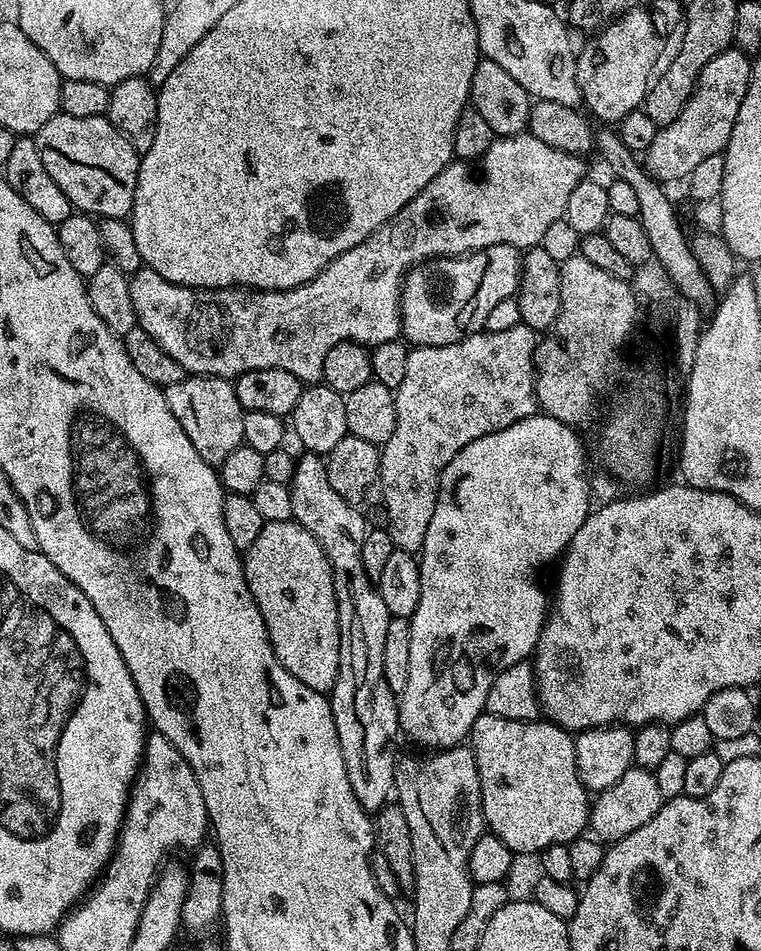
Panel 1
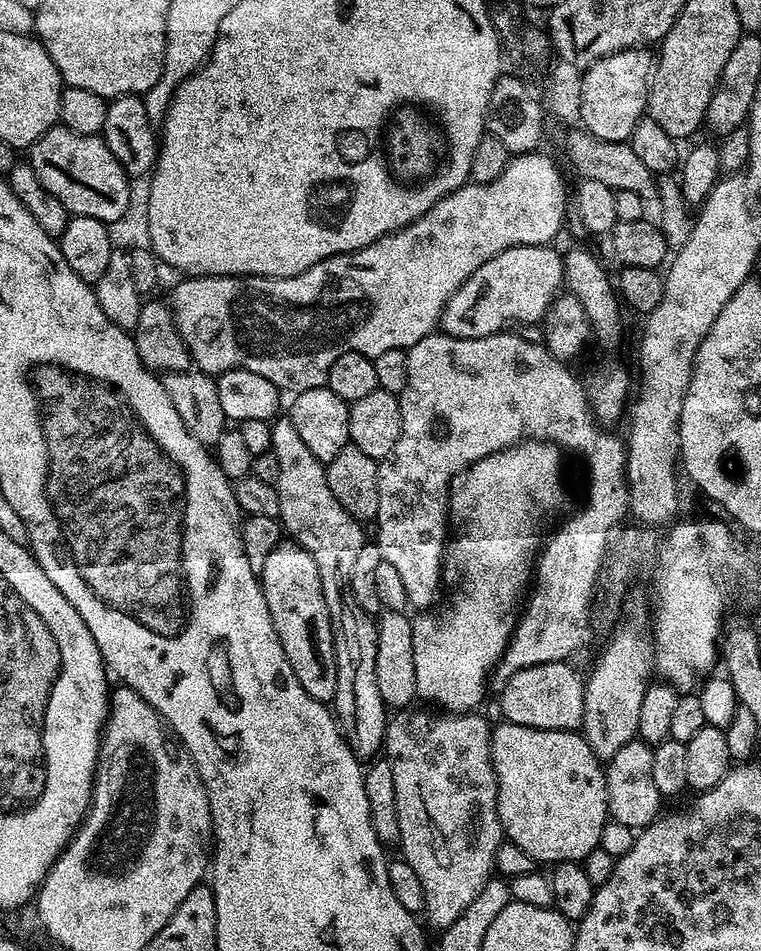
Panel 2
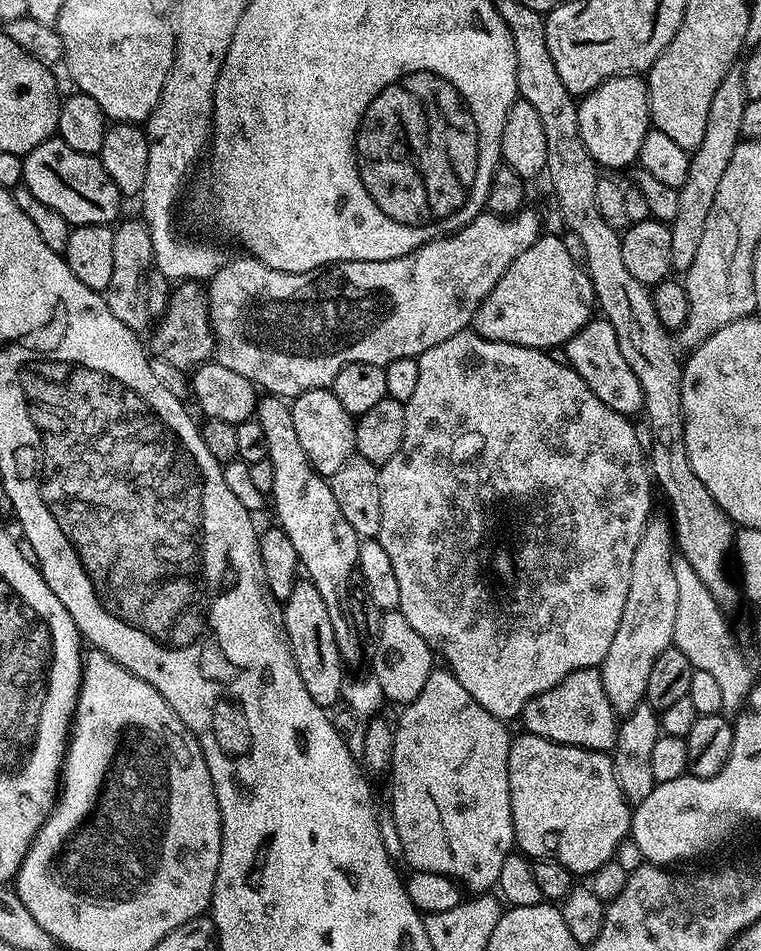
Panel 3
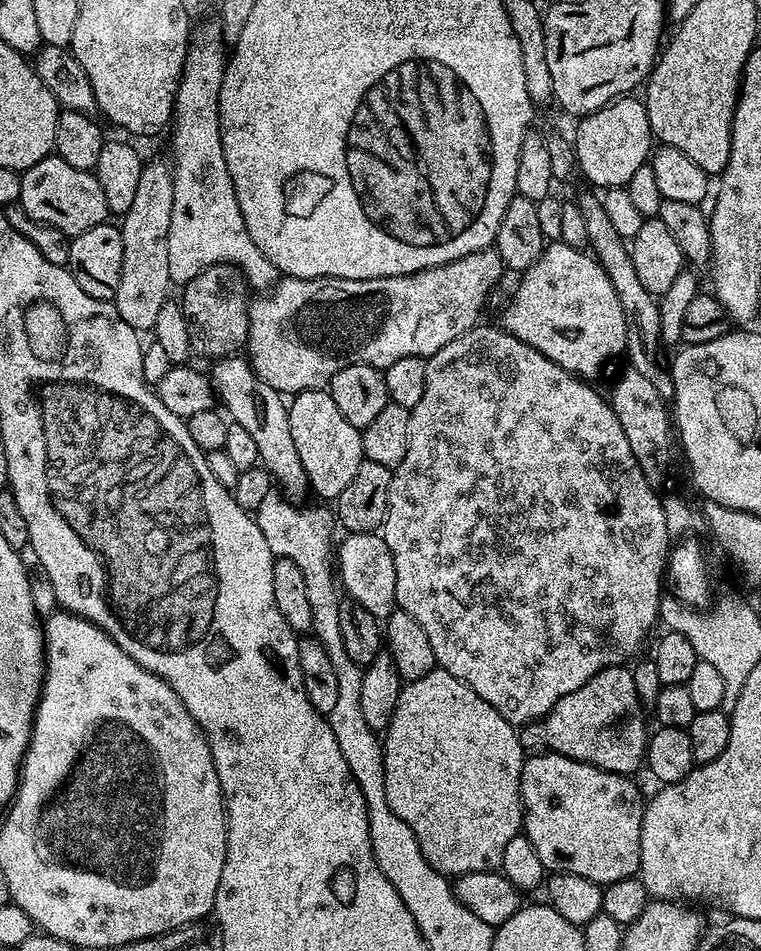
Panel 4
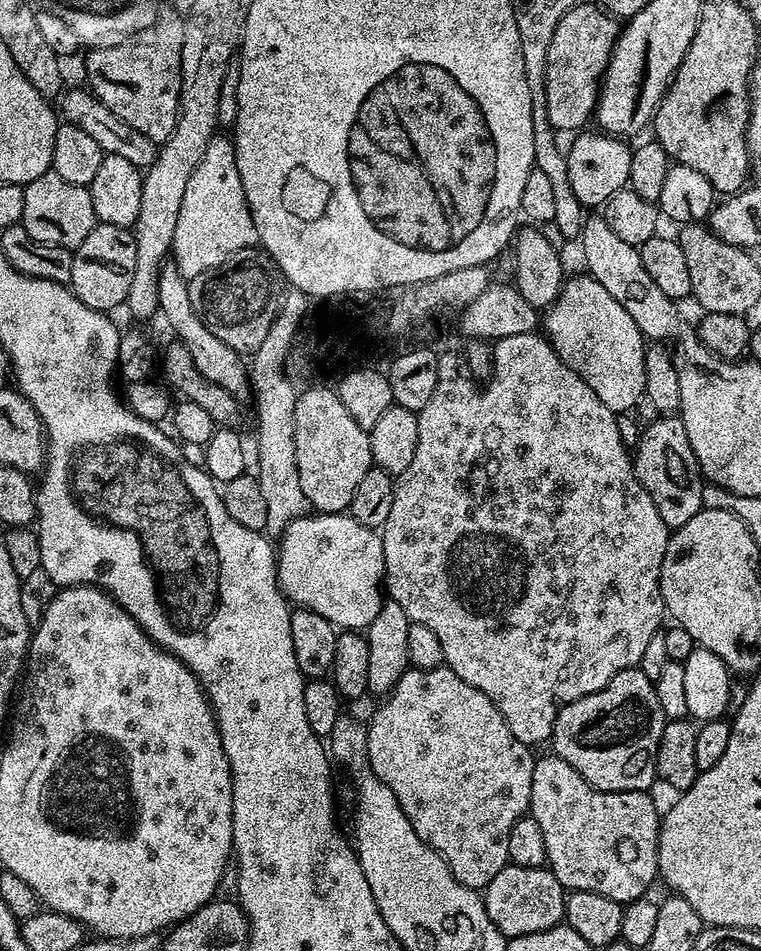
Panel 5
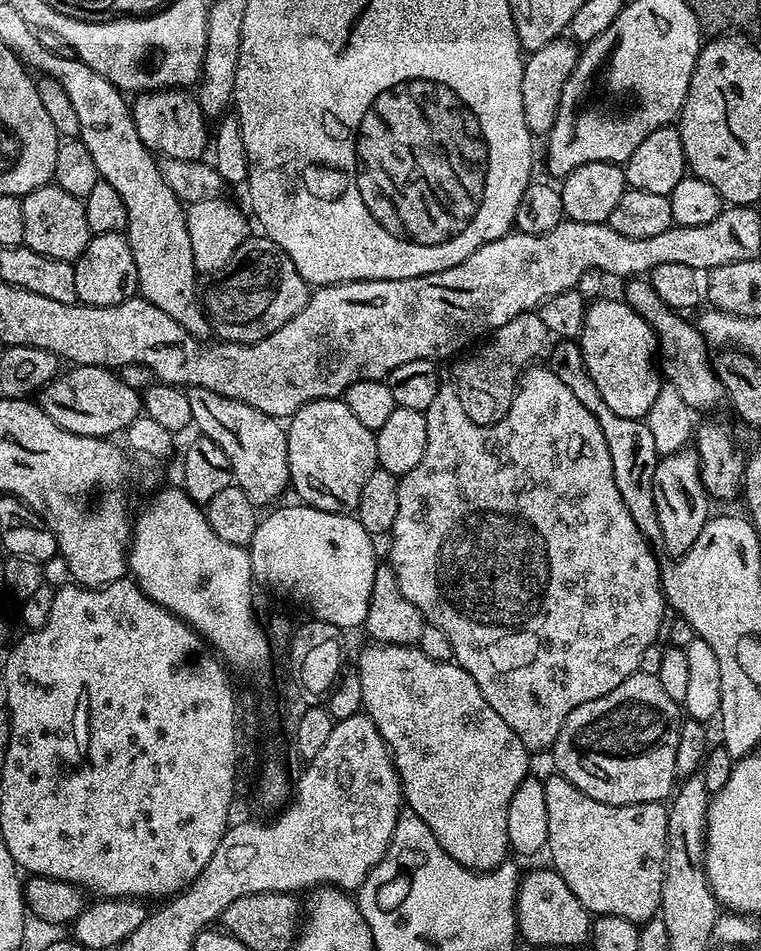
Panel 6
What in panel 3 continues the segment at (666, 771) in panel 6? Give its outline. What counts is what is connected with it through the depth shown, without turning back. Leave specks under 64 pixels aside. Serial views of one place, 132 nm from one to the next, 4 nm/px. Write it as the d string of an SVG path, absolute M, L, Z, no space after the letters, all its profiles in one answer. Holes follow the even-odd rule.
M599 668L578 670L558 686L546 690L546 694L538 694L538 698L524 707L523 720L525 733L553 740L555 744L569 744L606 753L611 753L616 744L618 713L614 706L610 706Z

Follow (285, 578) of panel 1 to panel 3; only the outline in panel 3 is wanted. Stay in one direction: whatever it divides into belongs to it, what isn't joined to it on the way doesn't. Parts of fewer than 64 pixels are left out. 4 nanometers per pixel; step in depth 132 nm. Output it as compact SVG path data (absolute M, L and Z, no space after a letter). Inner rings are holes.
M307 578L297 579L290 598L283 601L284 629L288 635L288 645L292 651L294 662L298 666L298 674L302 678L302 686L310 693L310 698L318 702L325 710L332 710L336 703L341 703L342 693L346 688L344 680L345 661L338 650L338 642L334 638L334 626L330 622L330 610L326 610L326 602L322 602L322 594Z

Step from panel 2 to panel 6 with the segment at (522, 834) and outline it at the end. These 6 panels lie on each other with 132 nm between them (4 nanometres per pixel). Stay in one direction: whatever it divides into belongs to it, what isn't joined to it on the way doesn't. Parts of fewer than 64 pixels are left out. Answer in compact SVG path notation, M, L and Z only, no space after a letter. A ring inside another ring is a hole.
M552 774L552 777L547 777L547 779L544 780L544 793L546 794L546 810L548 811L548 846L546 852L547 855L552 855L552 861L550 861L551 867L563 878L566 886L570 886L570 890L574 890L578 902L582 902L582 906L588 909L589 913L595 914L596 916L626 918L627 920L633 920L637 926L653 919L653 917L659 913L660 899L662 898L664 859L666 858L666 850L668 849L667 807L660 802L654 804L623 804L622 806L603 804L579 792L567 778L559 774Z

